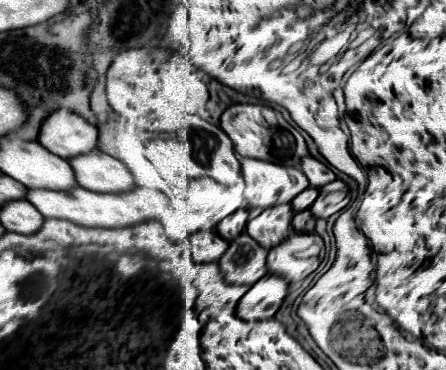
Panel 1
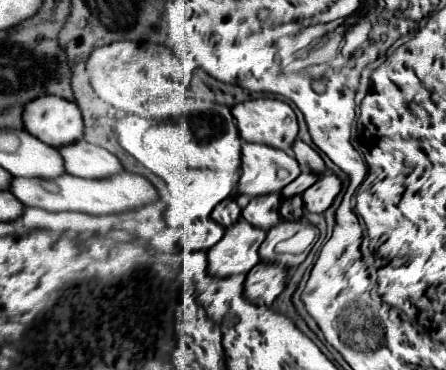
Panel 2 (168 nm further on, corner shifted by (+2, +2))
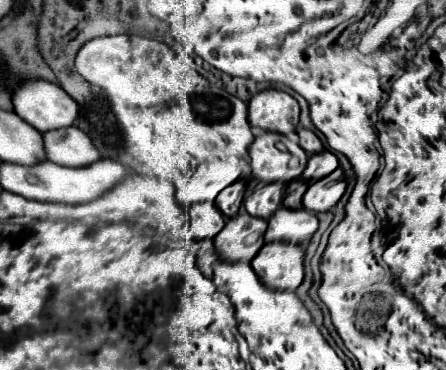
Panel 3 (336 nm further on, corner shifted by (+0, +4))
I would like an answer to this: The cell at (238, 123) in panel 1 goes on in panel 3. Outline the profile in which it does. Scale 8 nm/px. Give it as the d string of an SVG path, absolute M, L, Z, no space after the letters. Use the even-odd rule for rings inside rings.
M262 90L252 96L248 104L248 118L252 126L262 130L292 134L298 126L298 100L282 90Z

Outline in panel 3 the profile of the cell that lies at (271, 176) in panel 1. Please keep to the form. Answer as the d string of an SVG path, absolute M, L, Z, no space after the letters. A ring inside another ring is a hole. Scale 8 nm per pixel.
M262 132L256 136L254 144L250 146L252 158L252 174L260 182L290 182L302 174L308 162L308 154L286 136L278 132ZM276 142L284 142L288 146L286 152L276 148Z

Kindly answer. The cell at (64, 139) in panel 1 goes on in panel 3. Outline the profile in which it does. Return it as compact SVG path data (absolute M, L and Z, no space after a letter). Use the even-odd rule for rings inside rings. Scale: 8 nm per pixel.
M28 80L12 96L14 112L38 132L72 126L78 118L78 104L54 82Z

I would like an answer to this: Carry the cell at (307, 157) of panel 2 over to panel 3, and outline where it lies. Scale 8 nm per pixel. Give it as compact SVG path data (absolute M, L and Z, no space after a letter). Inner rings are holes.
M298 126L296 132L298 132L298 136L300 136L300 146L302 146L308 154L316 154L316 152L322 152L322 150L324 150L320 138L318 138L312 130Z

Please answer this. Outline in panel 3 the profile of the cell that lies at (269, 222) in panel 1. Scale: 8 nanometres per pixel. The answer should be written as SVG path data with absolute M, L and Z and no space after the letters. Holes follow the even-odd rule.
M272 182L272 184L266 184L266 186L254 190L254 192L246 198L246 202L244 202L246 210L248 210L252 216L258 216L258 218L268 220L268 218L282 206L284 188L286 188L284 182Z

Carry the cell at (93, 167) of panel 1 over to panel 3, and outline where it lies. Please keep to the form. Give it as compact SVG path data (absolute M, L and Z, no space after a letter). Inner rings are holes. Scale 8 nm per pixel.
M76 126L44 132L44 150L48 160L60 166L88 166L100 158L90 138Z

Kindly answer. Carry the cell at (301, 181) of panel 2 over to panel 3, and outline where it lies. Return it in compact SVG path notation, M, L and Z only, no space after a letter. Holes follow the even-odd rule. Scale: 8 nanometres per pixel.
M322 150L322 152L310 156L308 166L302 172L302 178L308 182L314 182L314 180L320 180L322 176L328 176L336 168L338 168L338 158L330 150Z

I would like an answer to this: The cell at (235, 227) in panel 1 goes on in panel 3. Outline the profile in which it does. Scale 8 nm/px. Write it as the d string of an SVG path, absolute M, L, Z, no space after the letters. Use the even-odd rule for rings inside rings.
M236 180L218 194L216 206L220 208L220 212L224 212L226 218L232 218L240 210L244 202L244 192L246 192L246 180Z

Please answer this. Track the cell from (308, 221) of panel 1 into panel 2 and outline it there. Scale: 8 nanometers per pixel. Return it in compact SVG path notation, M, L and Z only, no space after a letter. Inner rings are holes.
M296 196L296 198L290 198L290 200L282 202L282 218L284 220L300 220L302 214L304 214L302 196Z

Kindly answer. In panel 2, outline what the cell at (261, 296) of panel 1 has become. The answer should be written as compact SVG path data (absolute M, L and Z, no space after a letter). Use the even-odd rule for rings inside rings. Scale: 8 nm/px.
M260 262L246 276L244 298L256 306L272 306L276 296L284 290L286 268L278 264Z

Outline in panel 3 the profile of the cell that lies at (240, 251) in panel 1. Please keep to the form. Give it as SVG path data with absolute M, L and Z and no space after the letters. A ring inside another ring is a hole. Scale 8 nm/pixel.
M244 208L226 222L214 238L214 246L226 262L250 262L264 246L266 220L250 216Z

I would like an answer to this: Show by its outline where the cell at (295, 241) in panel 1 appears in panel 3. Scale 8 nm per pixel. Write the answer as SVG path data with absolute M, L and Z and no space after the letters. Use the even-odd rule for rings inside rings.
M282 206L268 220L268 230L264 234L264 240L266 242L280 242L282 240L282 242L302 244L316 230L318 230L316 214L308 212L306 208L290 210L290 208Z

